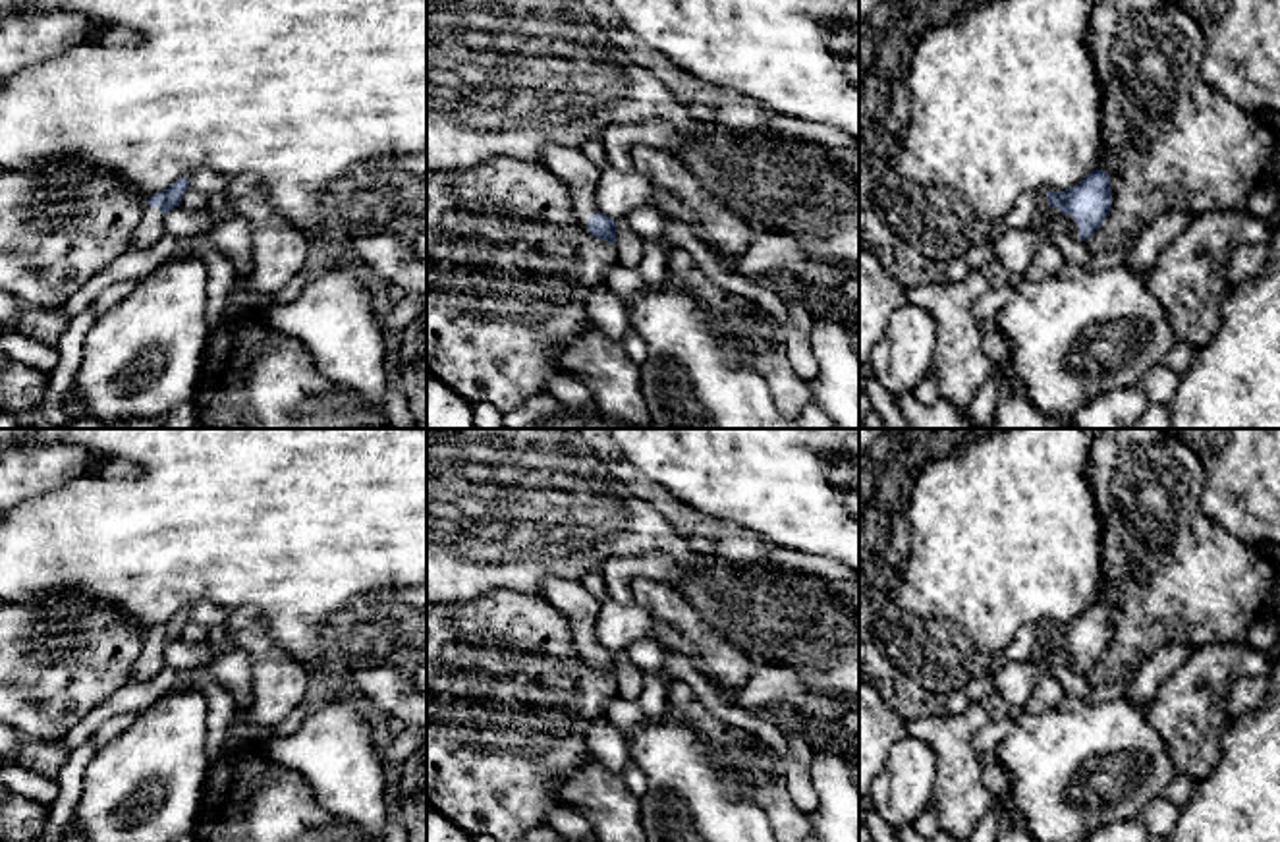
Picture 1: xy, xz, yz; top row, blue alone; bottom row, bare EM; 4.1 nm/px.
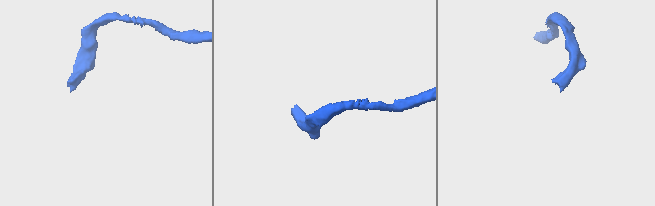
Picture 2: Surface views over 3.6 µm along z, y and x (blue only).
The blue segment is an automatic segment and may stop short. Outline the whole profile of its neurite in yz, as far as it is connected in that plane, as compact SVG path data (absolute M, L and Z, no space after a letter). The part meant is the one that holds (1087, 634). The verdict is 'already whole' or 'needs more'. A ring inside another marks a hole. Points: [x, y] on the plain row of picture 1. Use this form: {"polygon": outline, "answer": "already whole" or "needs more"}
{"polygon": "M1097 601L1066 624L1041 626L1027 660L1039 662L1054 651L1064 649L1068 655L1066 666L1087 674L1110 641L1110 608Z", "answer": "needs more"}

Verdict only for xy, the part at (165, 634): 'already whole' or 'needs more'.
needs more

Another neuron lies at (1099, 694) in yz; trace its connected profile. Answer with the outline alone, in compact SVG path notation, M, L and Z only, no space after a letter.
M1129 668L1122 680L1118 682L1112 682L1112 684L1104 684L1104 686L1095 686L1091 689L1091 693L1087 695L1087 699L1091 703L1106 703L1106 701L1112 701L1112 699L1118 699L1118 697L1124 697L1127 686L1135 680L1135 674L1137 674L1137 668Z

